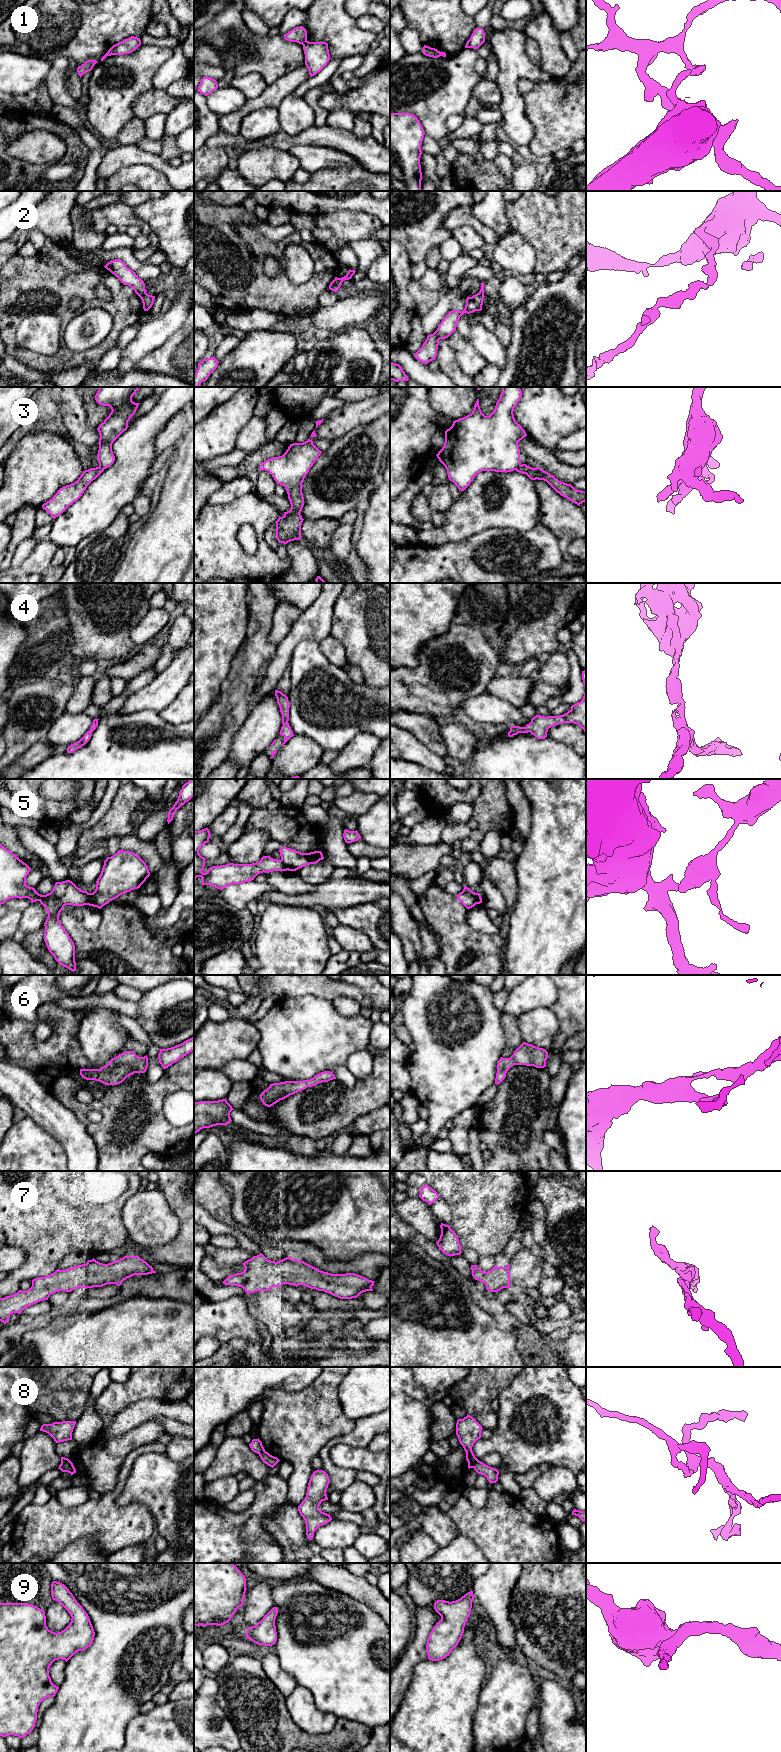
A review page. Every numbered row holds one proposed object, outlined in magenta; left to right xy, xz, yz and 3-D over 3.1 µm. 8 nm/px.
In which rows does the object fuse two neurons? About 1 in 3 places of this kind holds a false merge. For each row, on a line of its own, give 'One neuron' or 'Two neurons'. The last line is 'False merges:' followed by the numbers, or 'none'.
1: Two neurons
2: Two neurons
3: Two neurons
4: One neuron
5: Two neurons
6: One neuron
7: One neuron
8: Two neurons
9: One neuron
False merges: 1, 2, 3, 5, 8

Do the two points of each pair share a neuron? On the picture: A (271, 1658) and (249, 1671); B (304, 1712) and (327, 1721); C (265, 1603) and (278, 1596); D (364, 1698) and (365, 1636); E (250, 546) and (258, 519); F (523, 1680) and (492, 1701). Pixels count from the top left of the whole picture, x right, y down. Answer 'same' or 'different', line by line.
A: different
B: same
C: different
D: same
E: different
F: same

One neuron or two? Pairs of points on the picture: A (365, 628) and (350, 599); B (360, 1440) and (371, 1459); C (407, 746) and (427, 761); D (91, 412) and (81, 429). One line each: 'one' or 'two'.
A: one
B: two
C: one
D: two

